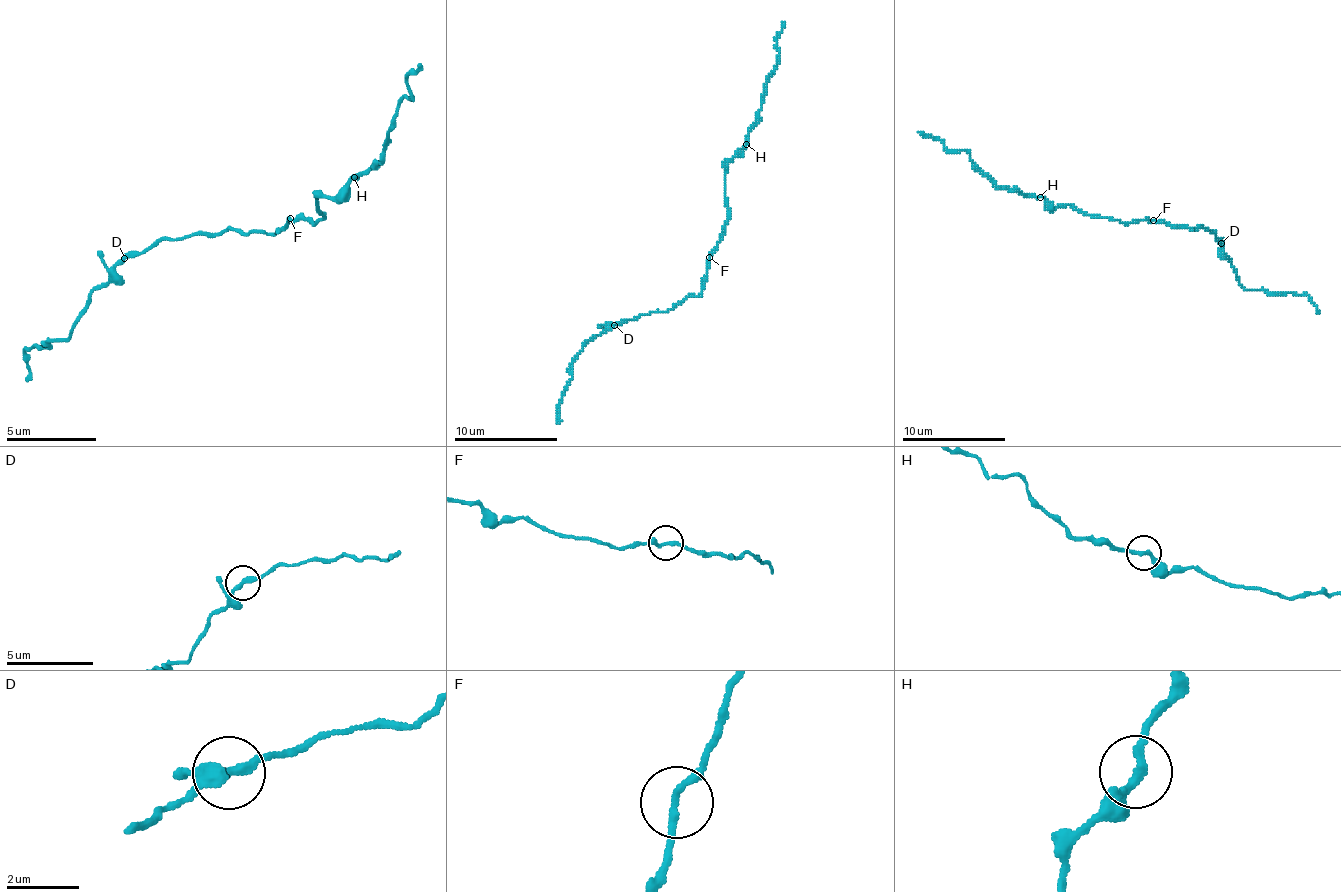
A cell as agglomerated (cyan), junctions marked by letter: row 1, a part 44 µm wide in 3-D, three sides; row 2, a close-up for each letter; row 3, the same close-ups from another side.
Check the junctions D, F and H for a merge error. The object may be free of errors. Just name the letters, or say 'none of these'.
D

